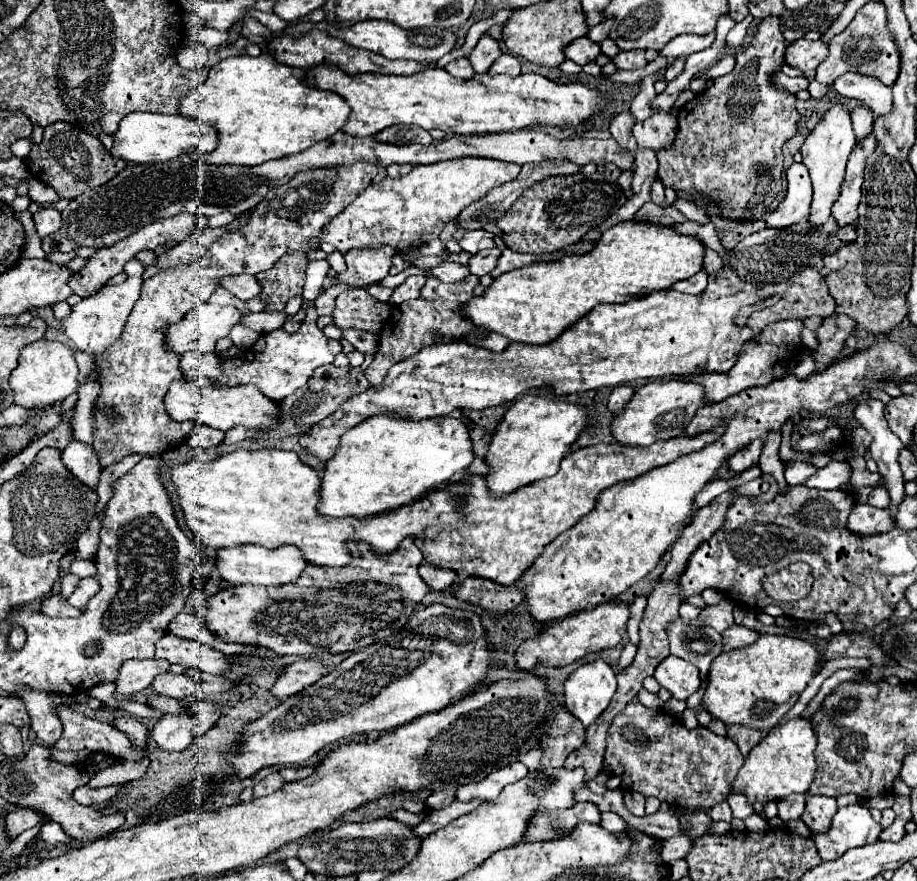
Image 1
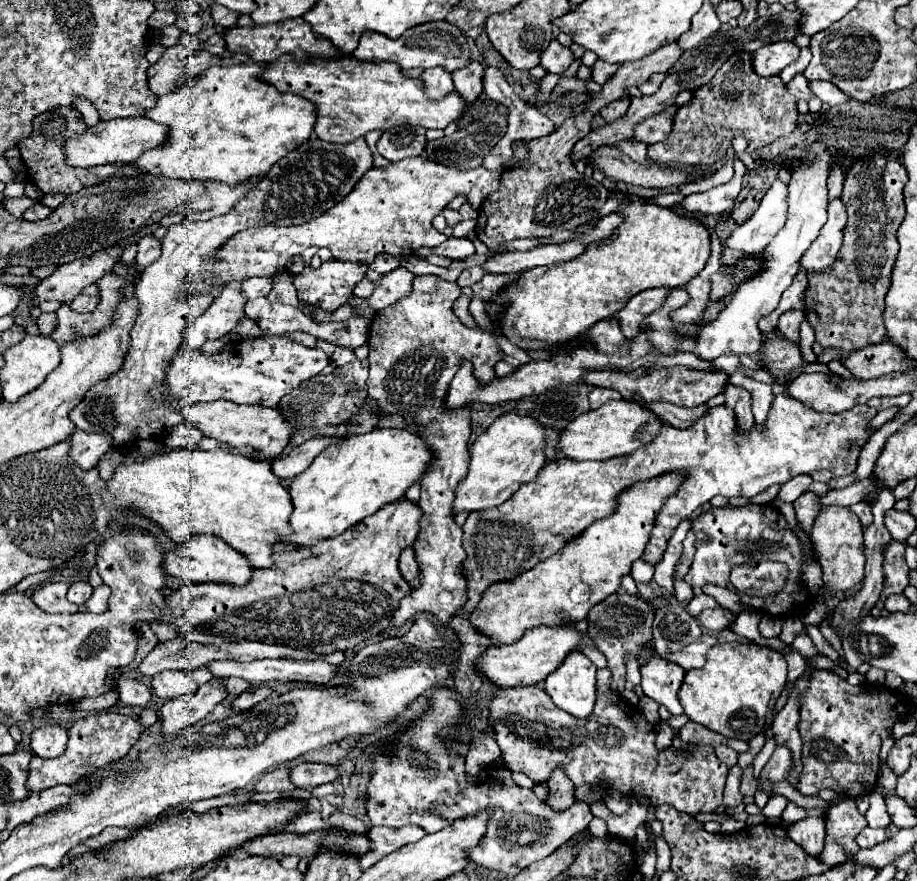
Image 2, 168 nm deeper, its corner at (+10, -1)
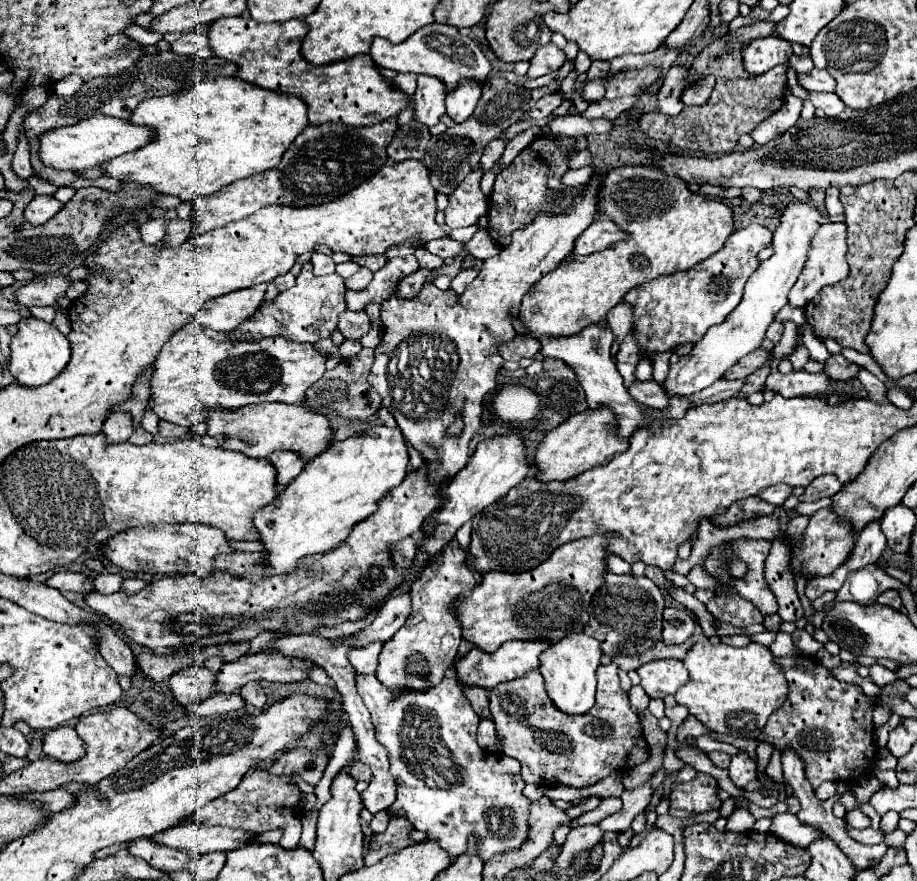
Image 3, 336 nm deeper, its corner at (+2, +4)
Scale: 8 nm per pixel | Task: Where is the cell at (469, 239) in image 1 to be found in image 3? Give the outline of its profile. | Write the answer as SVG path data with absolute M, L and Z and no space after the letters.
M442 237L442 239L434 239L432 243L426 243L424 247L432 255L438 255L442 259L450 259L450 257L454 257L462 249L462 243L450 239L450 237Z

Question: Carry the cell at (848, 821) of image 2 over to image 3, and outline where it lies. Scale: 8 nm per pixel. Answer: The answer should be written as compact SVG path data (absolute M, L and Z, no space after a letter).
M860 809L848 811L846 819L848 819L848 825L854 827L854 829L866 829L866 827L870 827L870 819Z

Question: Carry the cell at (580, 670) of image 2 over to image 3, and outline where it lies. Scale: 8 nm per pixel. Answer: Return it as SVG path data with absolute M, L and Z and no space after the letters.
M572 633L548 647L544 655L540 655L540 673L544 677L544 687L558 711L564 711L566 715L584 715L594 707L596 669L600 665L600 657L600 643L584 633Z

